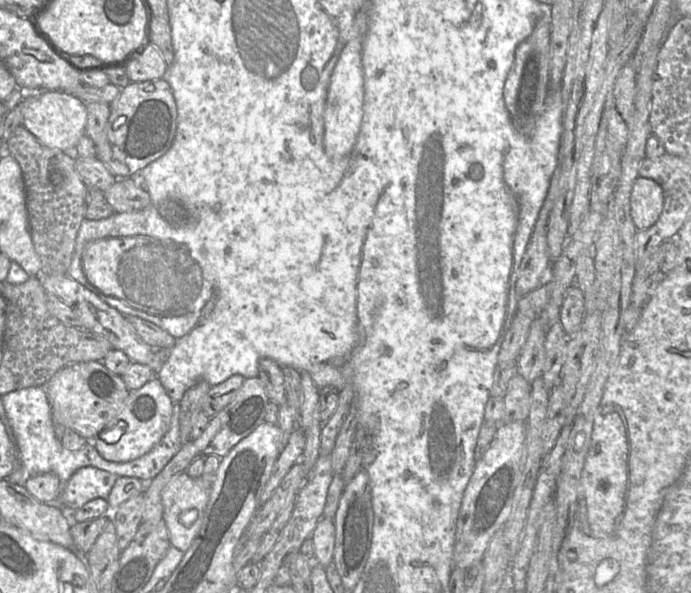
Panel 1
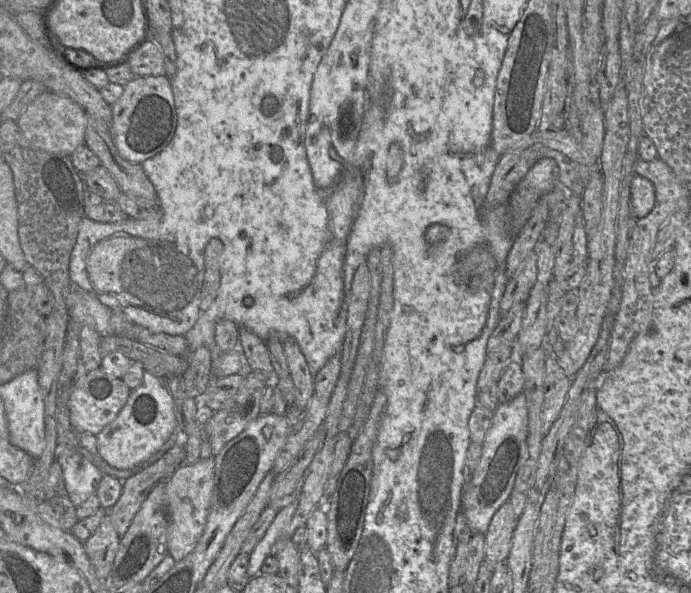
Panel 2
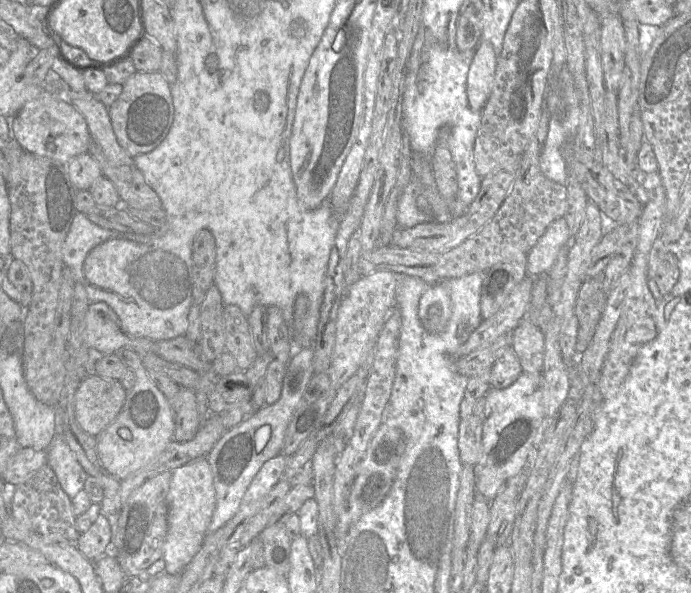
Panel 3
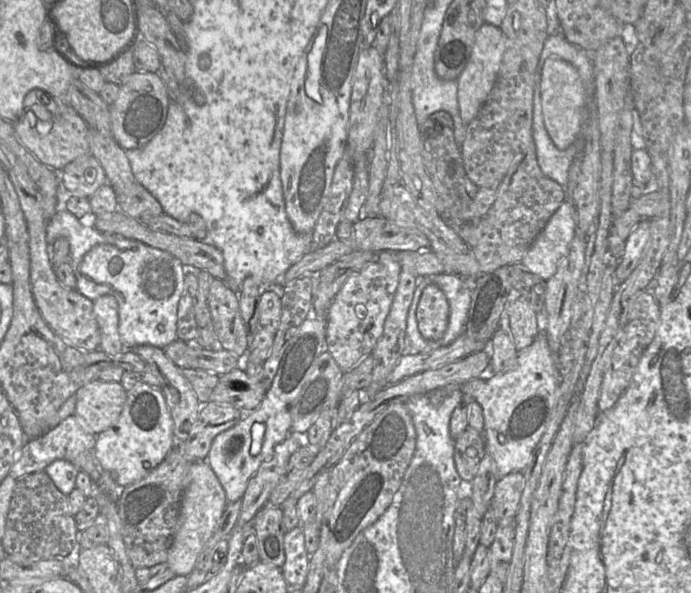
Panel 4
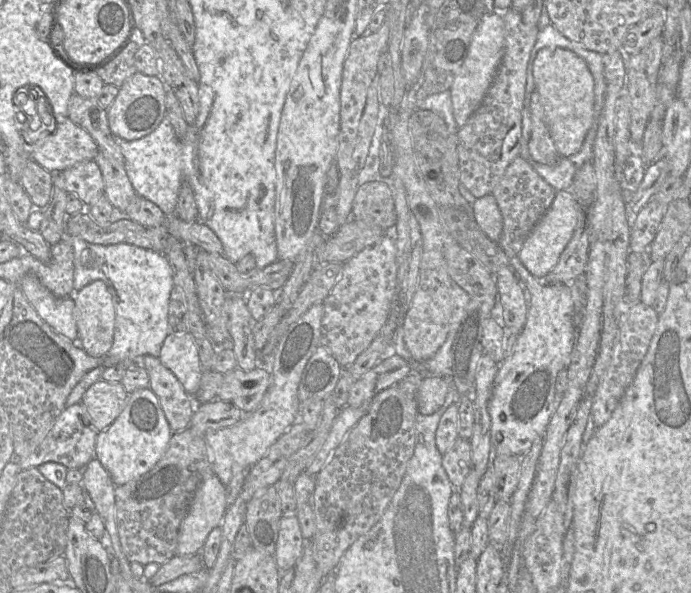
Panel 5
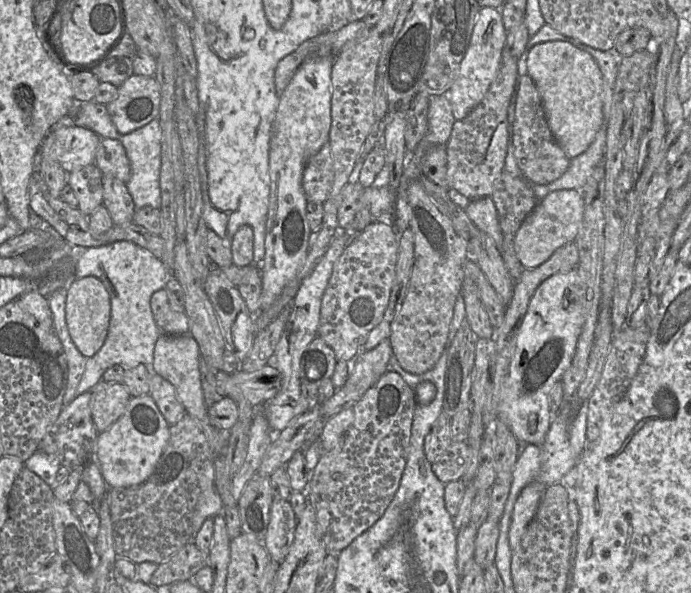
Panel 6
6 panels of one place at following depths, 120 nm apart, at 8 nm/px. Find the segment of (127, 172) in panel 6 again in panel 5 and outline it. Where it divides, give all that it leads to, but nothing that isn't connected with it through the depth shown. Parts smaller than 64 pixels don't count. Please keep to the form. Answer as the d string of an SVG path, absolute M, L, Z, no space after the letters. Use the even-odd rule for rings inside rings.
M73 93L68 103L67 118L90 134L105 157L124 163L108 125L107 109L102 108L97 99L83 98Z

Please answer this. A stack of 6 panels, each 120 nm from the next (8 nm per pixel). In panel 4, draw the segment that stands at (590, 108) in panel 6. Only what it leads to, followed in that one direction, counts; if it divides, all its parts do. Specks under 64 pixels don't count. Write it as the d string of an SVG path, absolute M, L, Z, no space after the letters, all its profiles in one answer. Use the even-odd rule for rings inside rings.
M547 58L540 72L540 95L544 125L559 150L567 149L580 136L585 110L585 88L577 69L560 58Z

